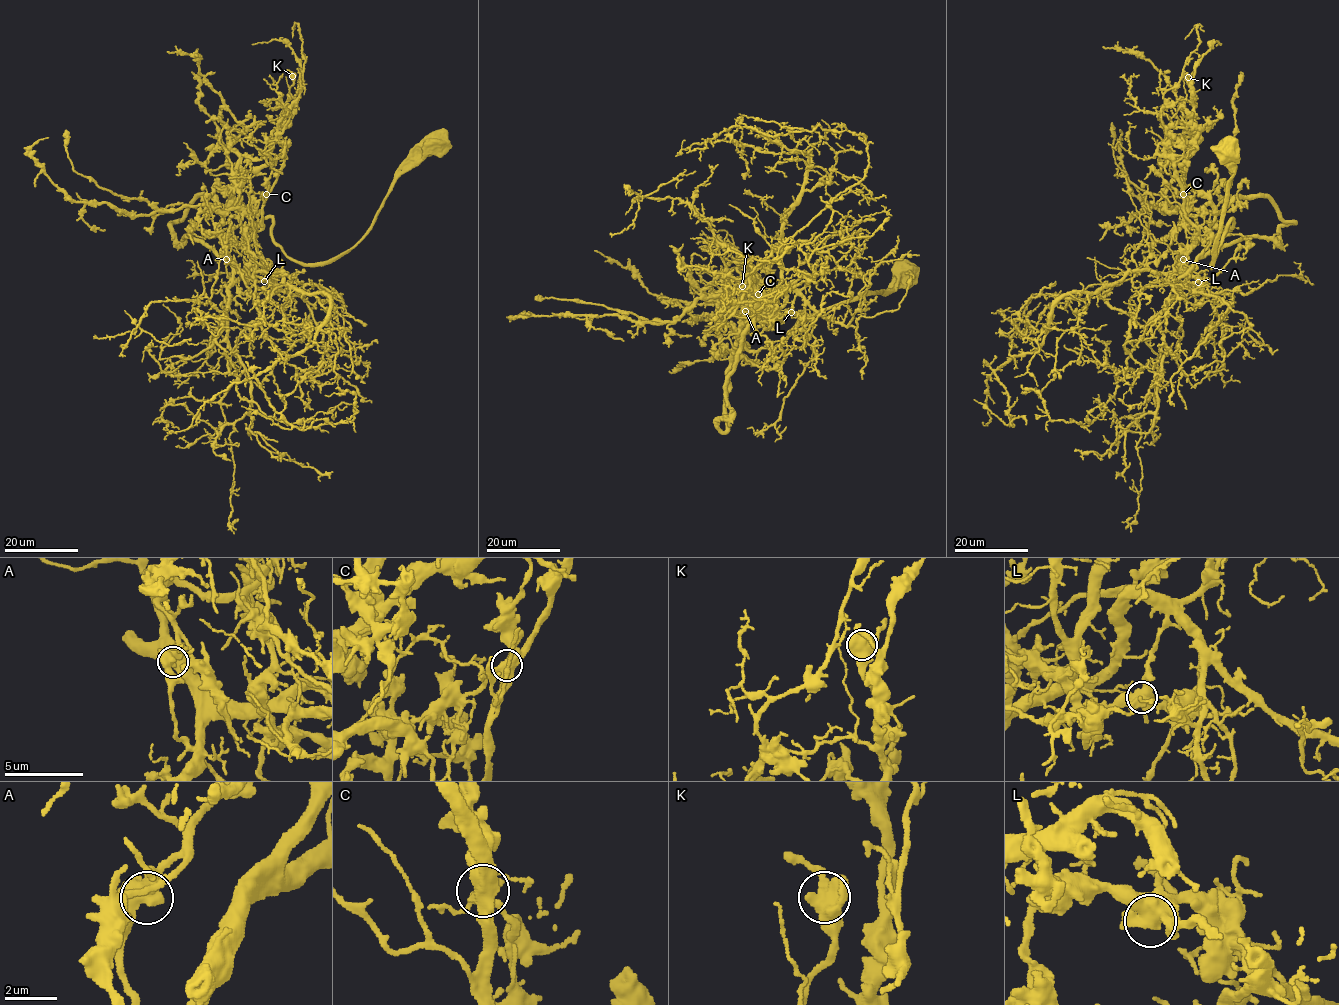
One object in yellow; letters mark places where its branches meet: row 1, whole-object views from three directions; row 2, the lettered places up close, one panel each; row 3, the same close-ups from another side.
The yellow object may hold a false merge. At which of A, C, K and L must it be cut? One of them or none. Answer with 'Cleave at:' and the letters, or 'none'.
Cleave at: none

